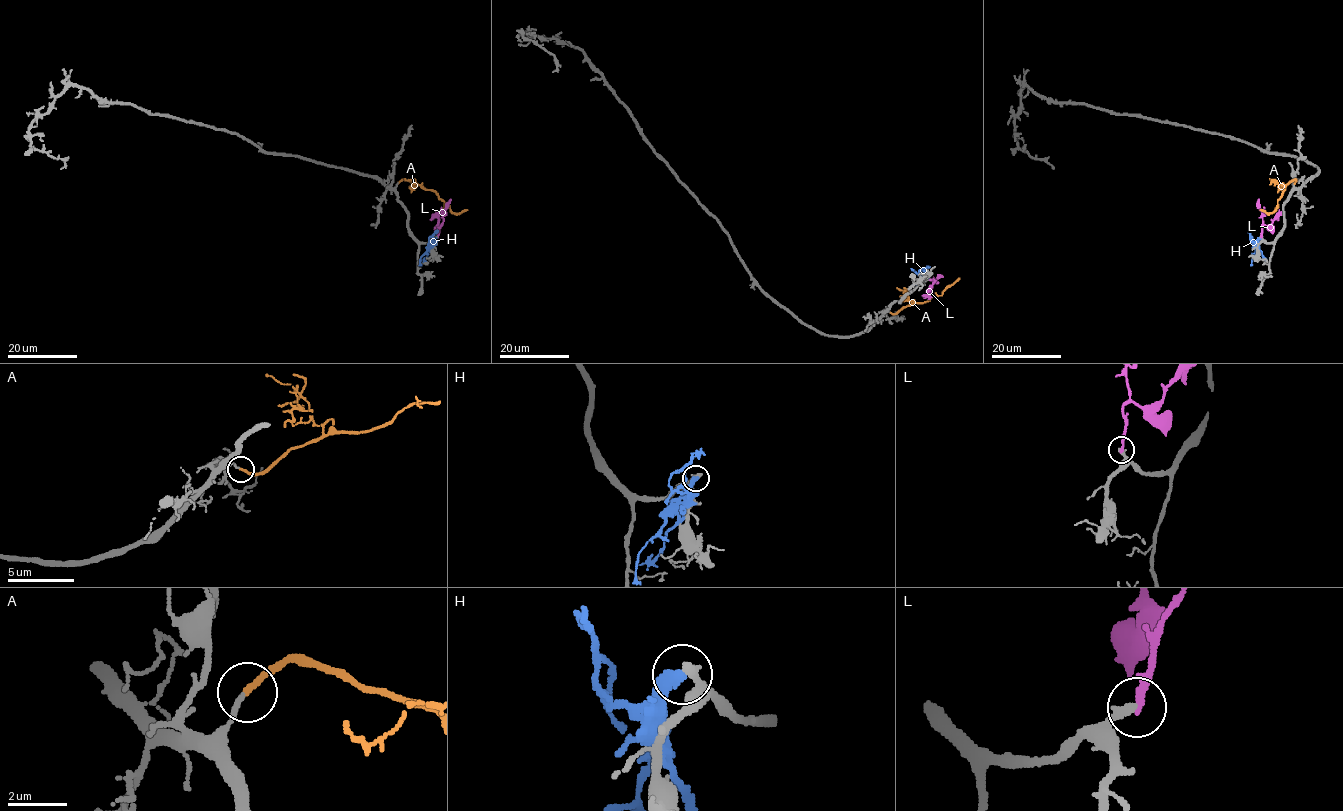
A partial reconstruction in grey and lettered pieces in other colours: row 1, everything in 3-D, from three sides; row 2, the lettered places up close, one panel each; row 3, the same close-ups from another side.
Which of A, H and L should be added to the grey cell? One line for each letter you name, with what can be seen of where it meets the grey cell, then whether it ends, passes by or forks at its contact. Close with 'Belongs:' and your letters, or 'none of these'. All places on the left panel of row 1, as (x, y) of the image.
A: meets grey at (398, 183); it ends there
Belongs: A

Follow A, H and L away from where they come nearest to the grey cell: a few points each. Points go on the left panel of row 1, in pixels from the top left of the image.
A: (398, 183), (405, 179), (432, 190), (452, 212), (467, 210)
H: (435, 237), (420, 257), (421, 265)
L: (437, 237), (443, 223), (443, 212), (451, 199)

